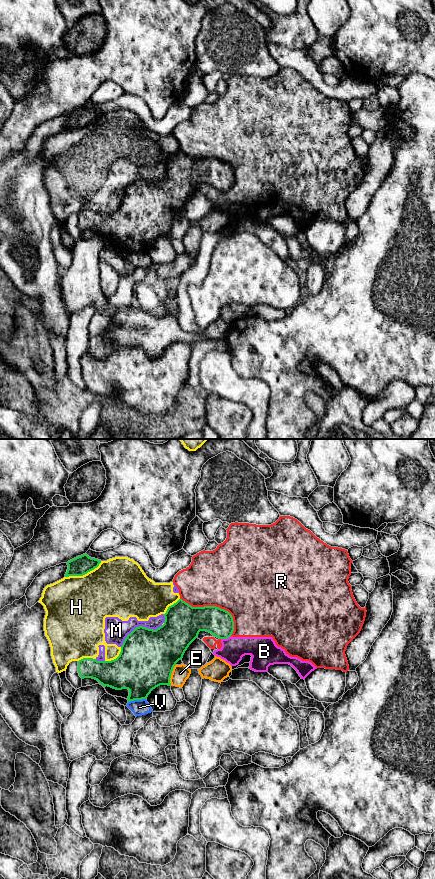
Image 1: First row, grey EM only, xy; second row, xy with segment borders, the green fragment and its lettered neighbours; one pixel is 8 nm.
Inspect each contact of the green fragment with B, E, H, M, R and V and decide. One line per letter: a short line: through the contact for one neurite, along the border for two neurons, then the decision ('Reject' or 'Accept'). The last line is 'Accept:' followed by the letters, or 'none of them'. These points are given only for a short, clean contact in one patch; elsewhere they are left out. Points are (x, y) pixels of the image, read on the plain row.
B: Line: xy (230, 187), (221, 191). Reject
E: Reject
H: Reject
M: Reject
R: Reject
V: Line: xy (145, 250), (128, 254). Reject
Accept: none of them

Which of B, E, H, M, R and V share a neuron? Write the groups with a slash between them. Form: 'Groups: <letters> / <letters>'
Groups: B R / E / H M / V

